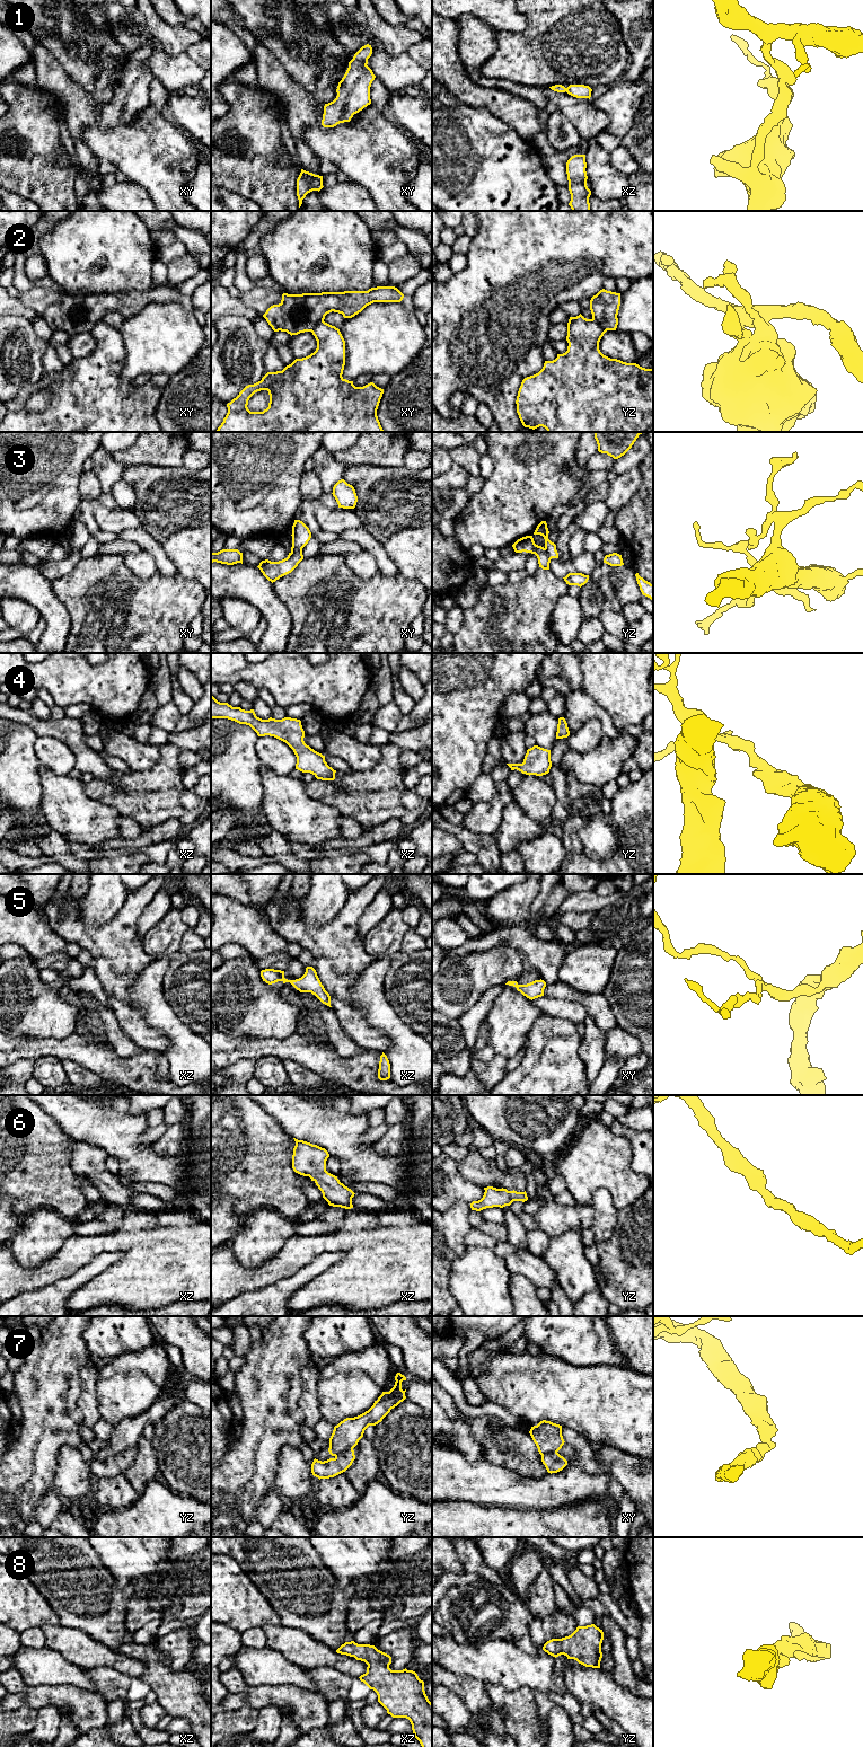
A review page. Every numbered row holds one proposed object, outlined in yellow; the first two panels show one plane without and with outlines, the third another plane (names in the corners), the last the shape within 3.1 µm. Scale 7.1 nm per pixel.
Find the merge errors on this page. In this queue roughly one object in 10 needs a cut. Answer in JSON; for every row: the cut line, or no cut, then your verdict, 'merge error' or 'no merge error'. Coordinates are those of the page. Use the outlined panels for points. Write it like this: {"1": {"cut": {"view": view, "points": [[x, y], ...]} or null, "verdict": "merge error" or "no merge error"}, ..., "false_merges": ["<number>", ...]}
{"1": {"cut": null, "verdict": "no merge error"}, "2": {"cut": null, "verdict": "no merge error"}, "3": {"cut": {"view": "xy", "points": [[301, 548], [291, 552]]}, "verdict": "merge error"}, "4": {"cut": null, "verdict": "no merge error"}, "5": {"cut": null, "verdict": "no merge error"}, "6": {"cut": null, "verdict": "no merge error"}, "7": {"cut": {"view": "yz", "points": [[352, 1448], [340, 1453], [335, 1457]]}, "verdict": "merge error"}, "8": {"cut": null, "verdict": "no merge error"}, "false_merges": ["3", "7"]}

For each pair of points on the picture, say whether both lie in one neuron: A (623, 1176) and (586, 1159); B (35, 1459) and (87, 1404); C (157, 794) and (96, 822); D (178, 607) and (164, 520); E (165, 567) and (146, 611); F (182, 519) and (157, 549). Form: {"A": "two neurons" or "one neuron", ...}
{"A": "one neuron", "B": "two neurons", "C": "two neurons", "D": "two neurons", "E": "two neurons", "F": "two neurons"}

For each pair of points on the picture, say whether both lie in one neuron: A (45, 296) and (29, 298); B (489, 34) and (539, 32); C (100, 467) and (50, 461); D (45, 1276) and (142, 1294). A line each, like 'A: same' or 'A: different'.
A: same
B: different
C: different
D: same

